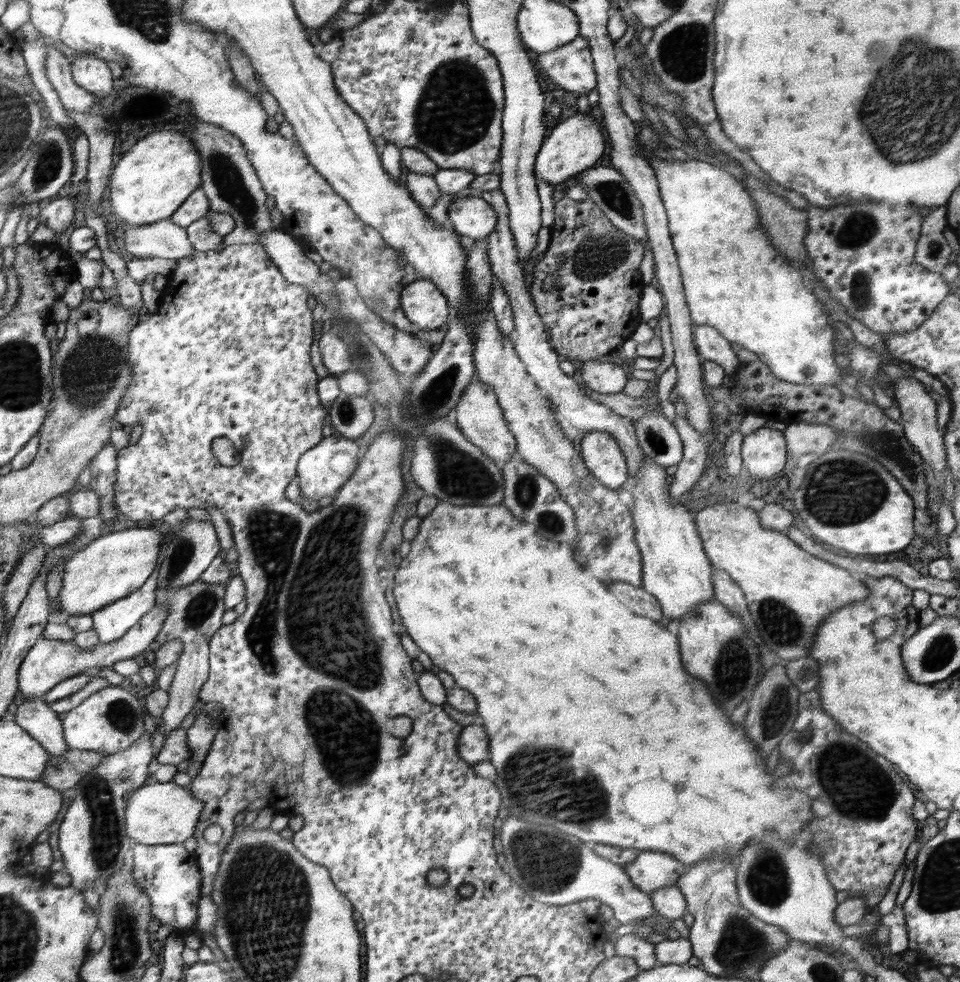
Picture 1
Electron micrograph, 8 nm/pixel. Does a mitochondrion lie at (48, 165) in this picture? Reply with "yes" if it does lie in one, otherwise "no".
yes

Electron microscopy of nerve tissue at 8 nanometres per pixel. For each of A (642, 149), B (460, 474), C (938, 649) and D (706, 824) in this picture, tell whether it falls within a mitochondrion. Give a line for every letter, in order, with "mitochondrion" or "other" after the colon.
A: other
B: mitochondrion
C: mitochondrion
D: other

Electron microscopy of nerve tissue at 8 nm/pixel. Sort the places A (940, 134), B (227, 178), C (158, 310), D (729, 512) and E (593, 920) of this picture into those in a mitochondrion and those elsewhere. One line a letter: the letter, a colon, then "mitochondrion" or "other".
A: mitochondrion
B: mitochondrion
C: other
D: mitochondrion
E: other

